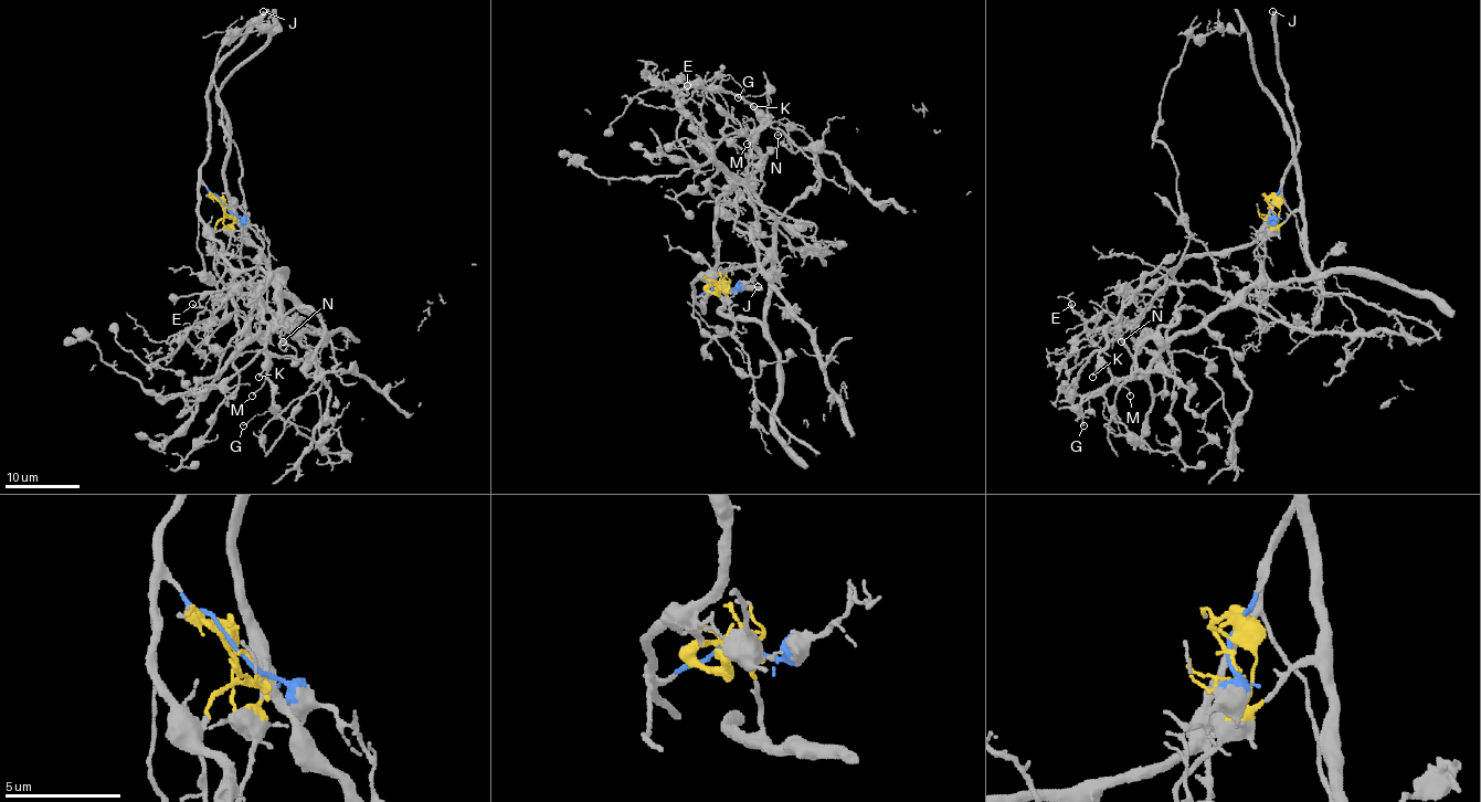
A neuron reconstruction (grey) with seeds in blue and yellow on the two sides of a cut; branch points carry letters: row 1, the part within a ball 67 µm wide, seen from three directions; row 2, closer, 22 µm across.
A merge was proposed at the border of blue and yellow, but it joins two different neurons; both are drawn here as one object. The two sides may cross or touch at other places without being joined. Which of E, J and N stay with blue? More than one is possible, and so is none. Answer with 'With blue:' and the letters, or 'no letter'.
With blue: J

